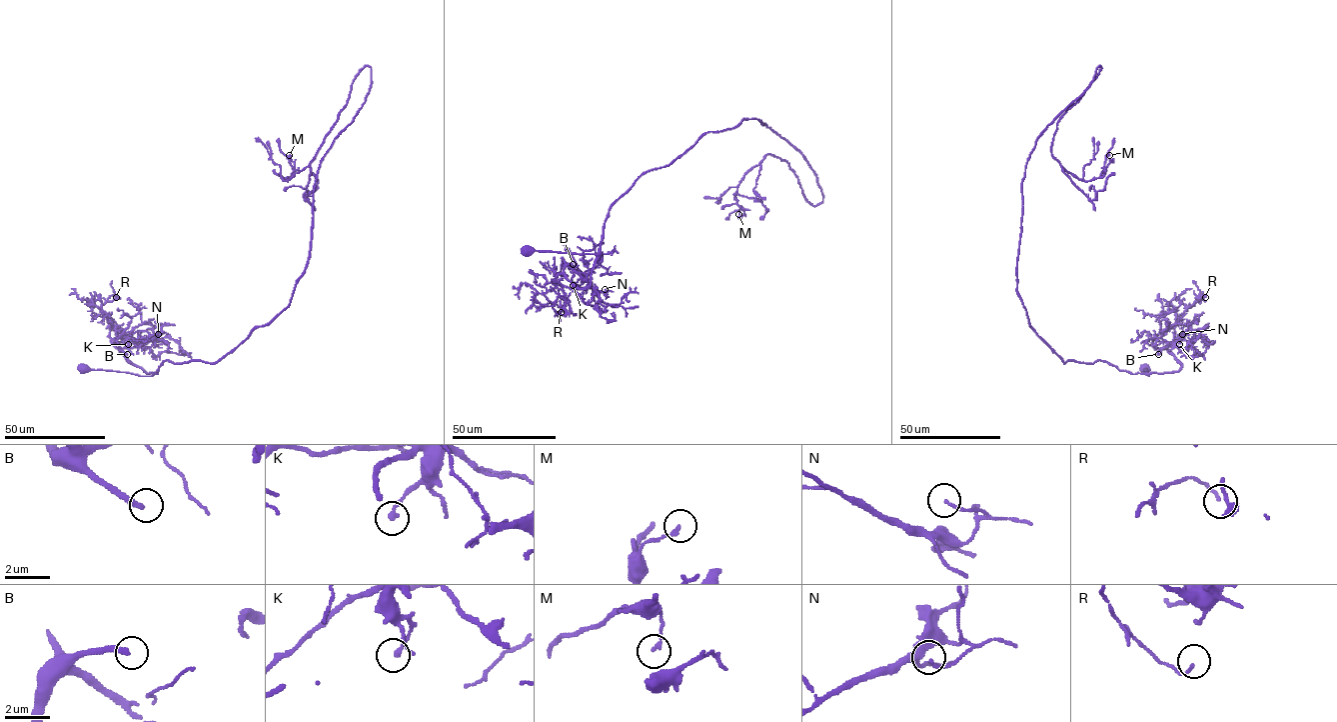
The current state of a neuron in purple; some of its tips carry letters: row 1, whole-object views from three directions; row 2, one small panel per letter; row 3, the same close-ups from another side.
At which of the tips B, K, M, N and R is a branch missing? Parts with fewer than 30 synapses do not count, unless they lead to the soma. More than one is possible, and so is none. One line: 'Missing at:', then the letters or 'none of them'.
Missing at: B

